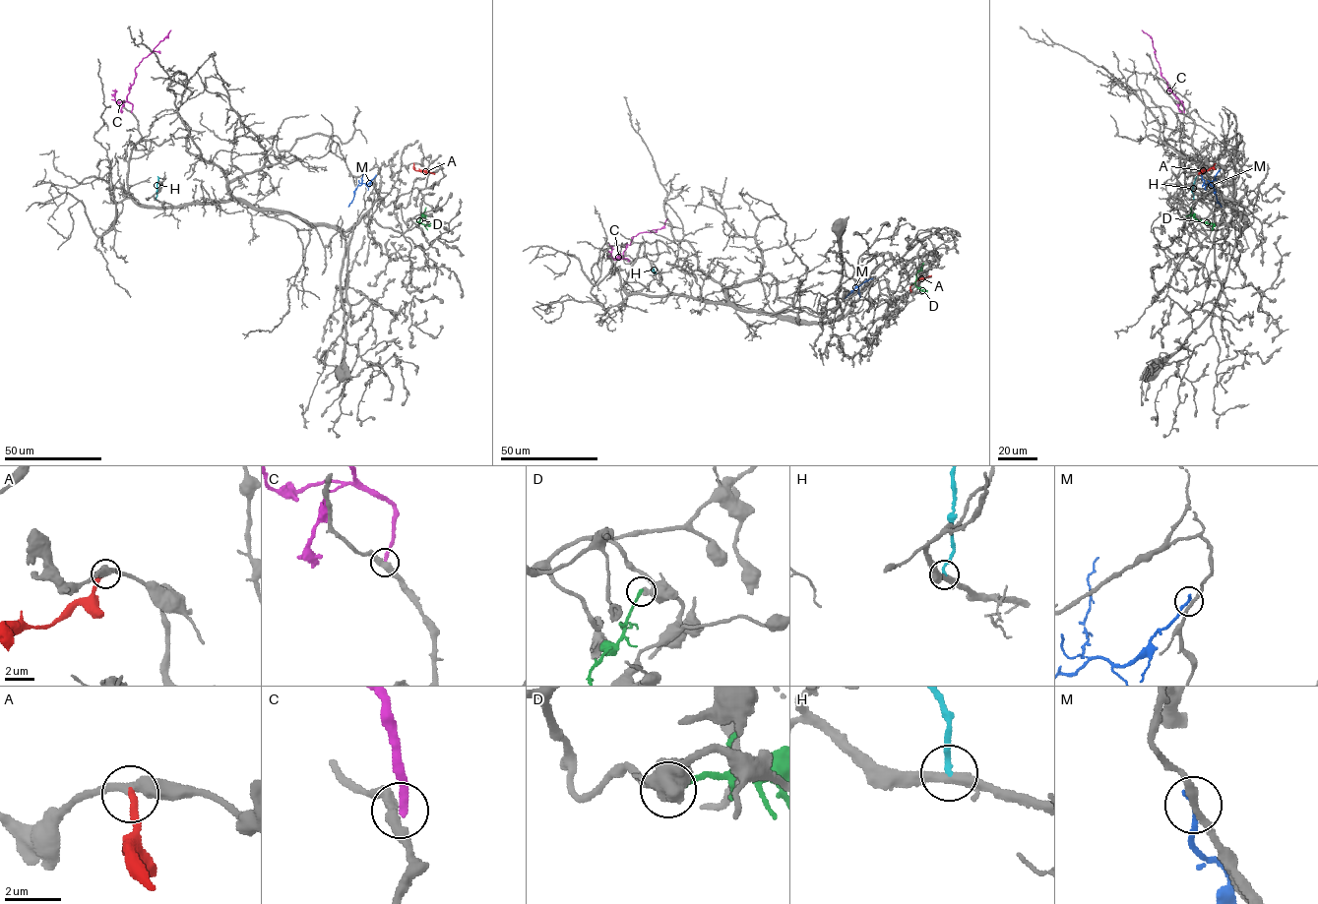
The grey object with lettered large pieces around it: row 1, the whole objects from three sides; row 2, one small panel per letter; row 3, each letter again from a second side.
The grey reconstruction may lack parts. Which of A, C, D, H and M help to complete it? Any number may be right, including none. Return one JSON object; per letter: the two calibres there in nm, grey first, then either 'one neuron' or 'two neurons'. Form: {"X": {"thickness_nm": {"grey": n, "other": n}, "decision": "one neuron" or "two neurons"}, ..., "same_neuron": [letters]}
{"A": {"thickness_nm": {"grey": 360, "other": 260}, "decision": "one neuron"}, "C": {"thickness_nm": {"grey": 380, "other": 260}, "decision": "two neurons"}, "D": {"thickness_nm": {"grey": 300, "other": 200}, "decision": "two neurons"}, "H": {"thickness_nm": {"grey": 320, "other": 190}, "decision": "two neurons"}, "M": {"thickness_nm": {"grey": 240, "other": 200}, "decision": "two neurons"}, "same_neuron": ["A"]}

